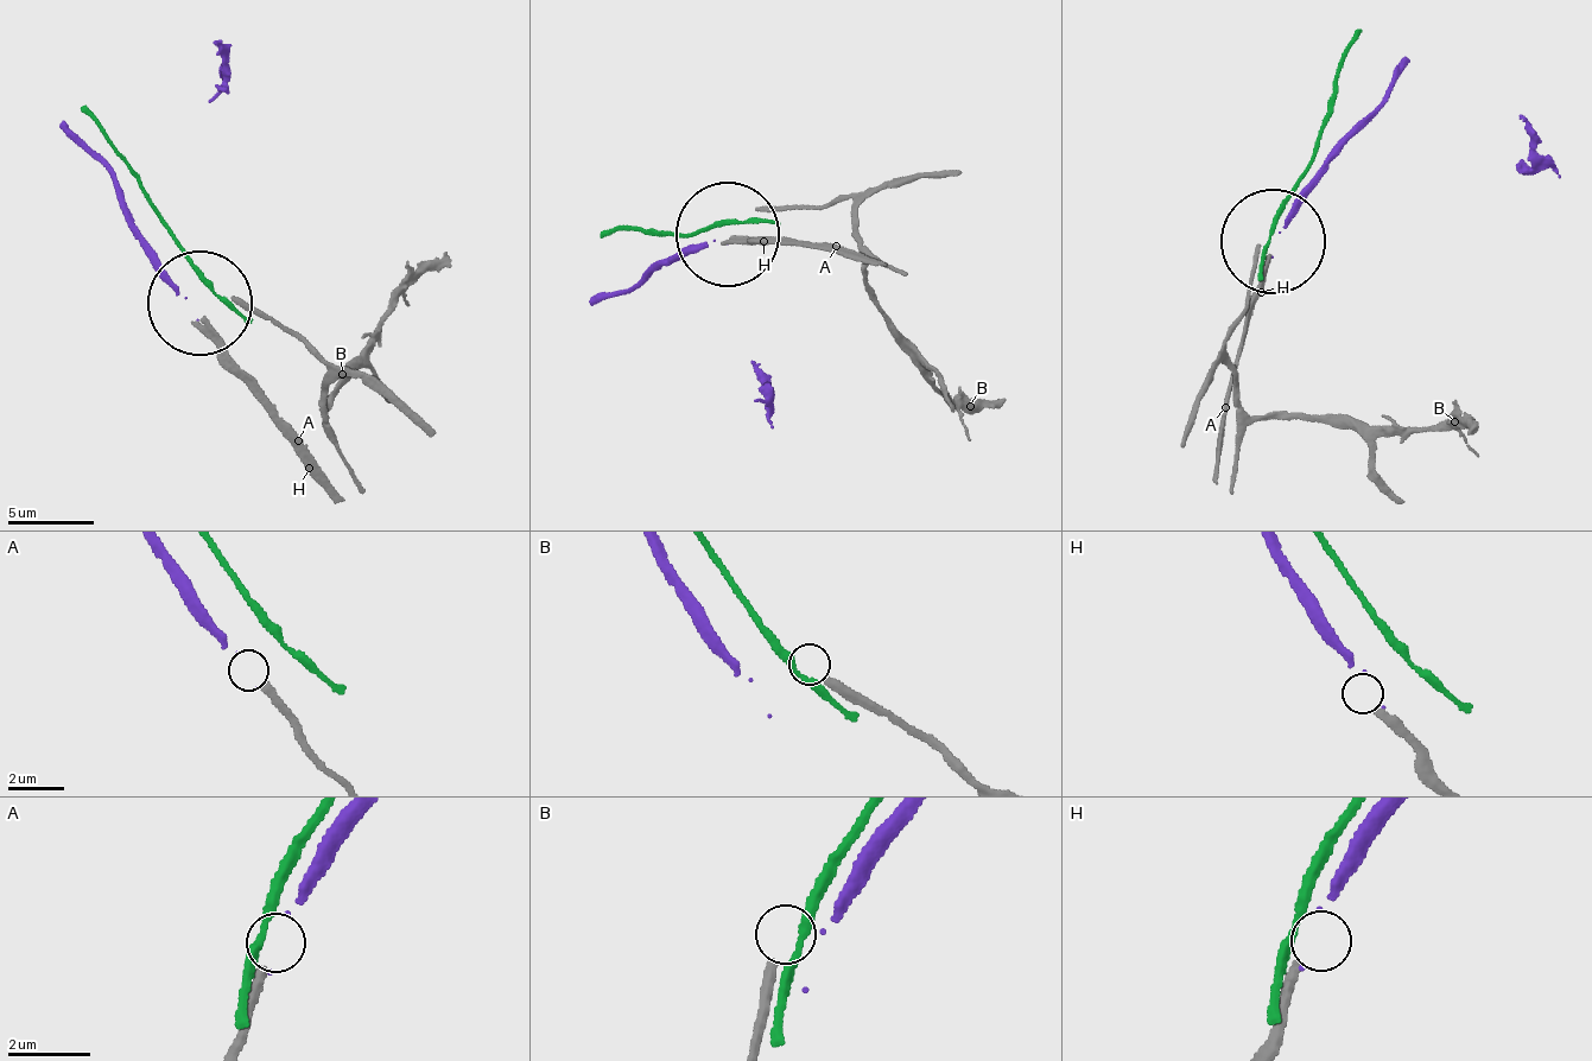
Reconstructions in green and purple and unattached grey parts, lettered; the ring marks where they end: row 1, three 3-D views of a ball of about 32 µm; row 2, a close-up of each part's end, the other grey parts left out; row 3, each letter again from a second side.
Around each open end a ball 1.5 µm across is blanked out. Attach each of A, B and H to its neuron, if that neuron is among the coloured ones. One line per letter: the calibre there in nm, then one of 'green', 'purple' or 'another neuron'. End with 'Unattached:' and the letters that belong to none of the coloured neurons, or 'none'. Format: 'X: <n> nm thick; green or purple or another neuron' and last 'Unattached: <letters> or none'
A: 280 nm thick; purple
B: 280 nm thick; another neuron
H: 260 nm thick; another neuron
Unattached: B, H

